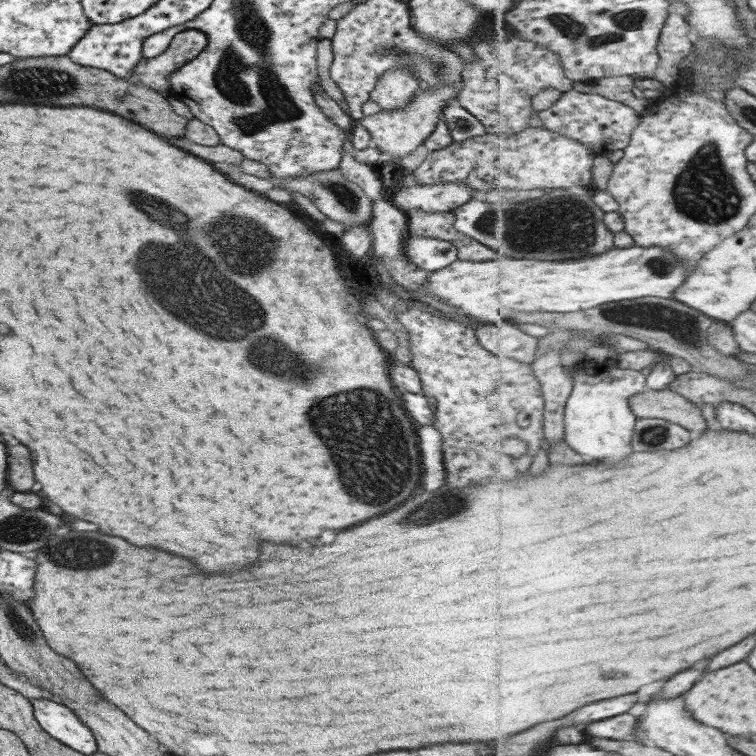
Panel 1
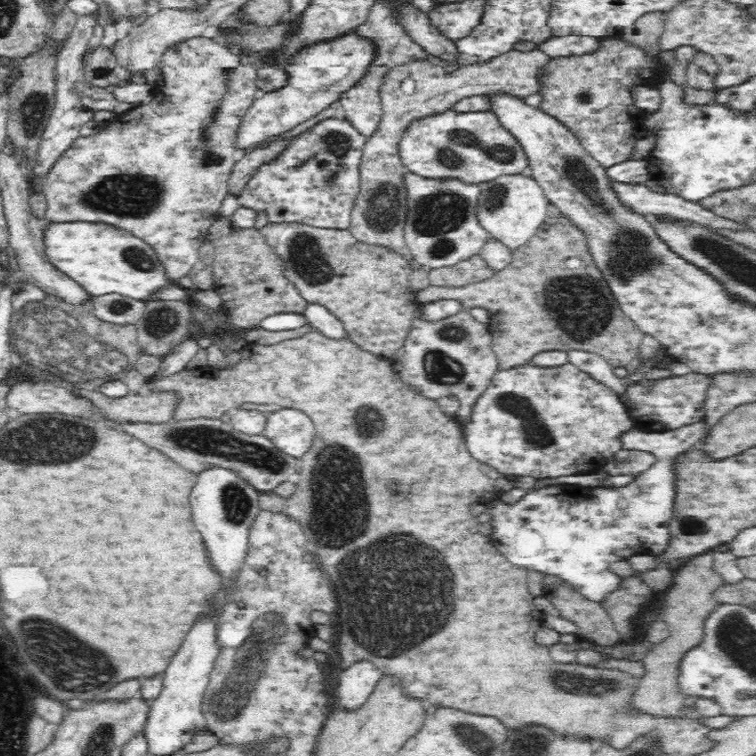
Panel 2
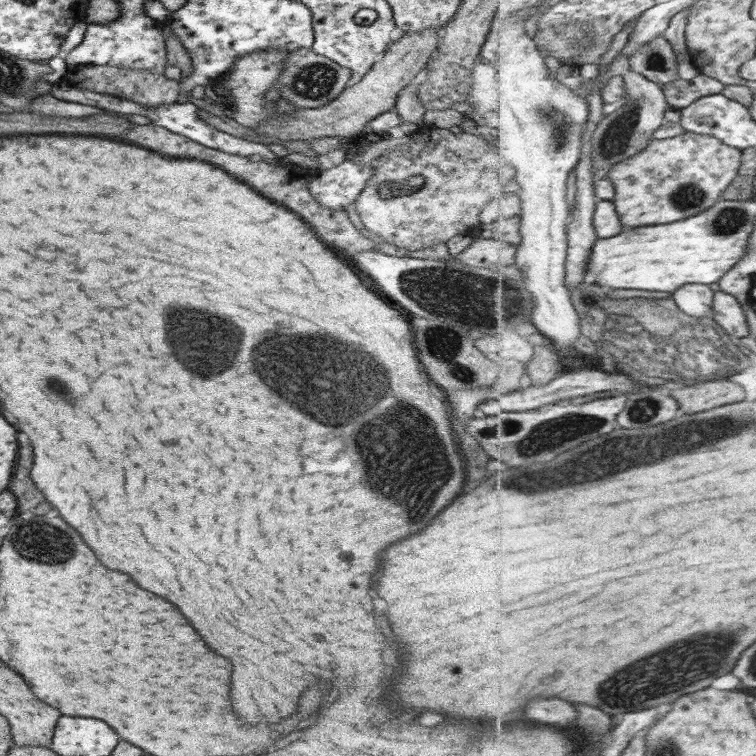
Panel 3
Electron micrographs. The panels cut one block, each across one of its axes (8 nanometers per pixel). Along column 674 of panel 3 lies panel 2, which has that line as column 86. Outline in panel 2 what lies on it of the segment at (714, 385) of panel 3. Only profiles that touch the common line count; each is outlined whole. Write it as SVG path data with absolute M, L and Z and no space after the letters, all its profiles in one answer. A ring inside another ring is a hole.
M78 388L106 416L130 422L168 422L175 418L181 398L176 390L152 390L141 394L128 394L110 398L98 390Z

